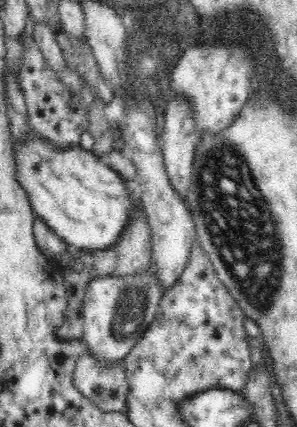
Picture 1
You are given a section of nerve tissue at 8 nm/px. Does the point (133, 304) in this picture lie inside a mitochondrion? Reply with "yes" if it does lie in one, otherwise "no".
yes

